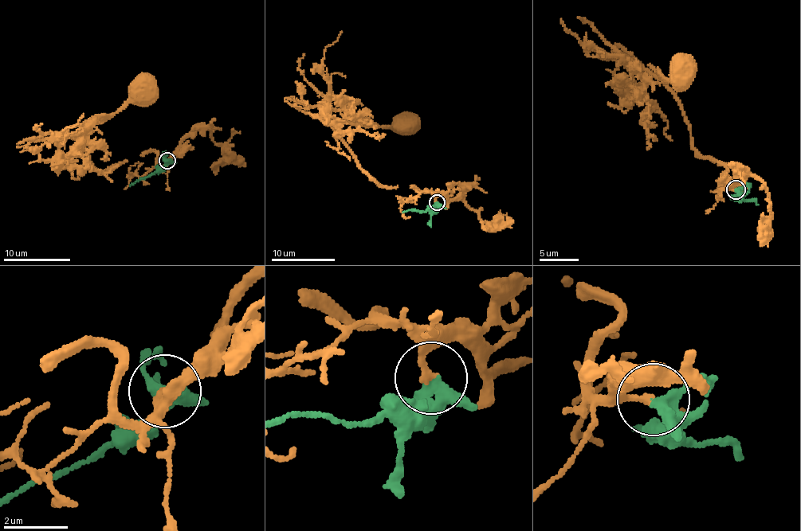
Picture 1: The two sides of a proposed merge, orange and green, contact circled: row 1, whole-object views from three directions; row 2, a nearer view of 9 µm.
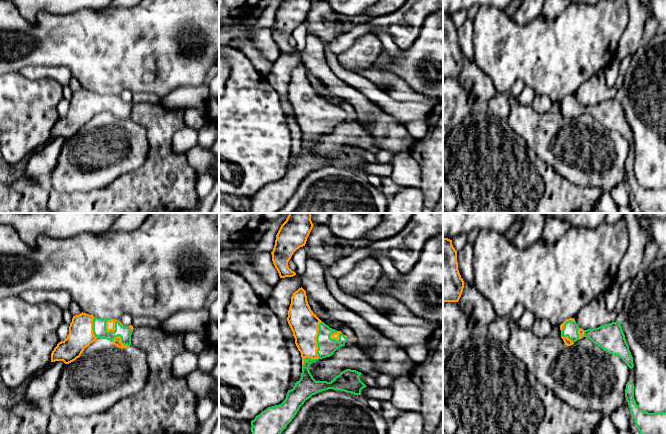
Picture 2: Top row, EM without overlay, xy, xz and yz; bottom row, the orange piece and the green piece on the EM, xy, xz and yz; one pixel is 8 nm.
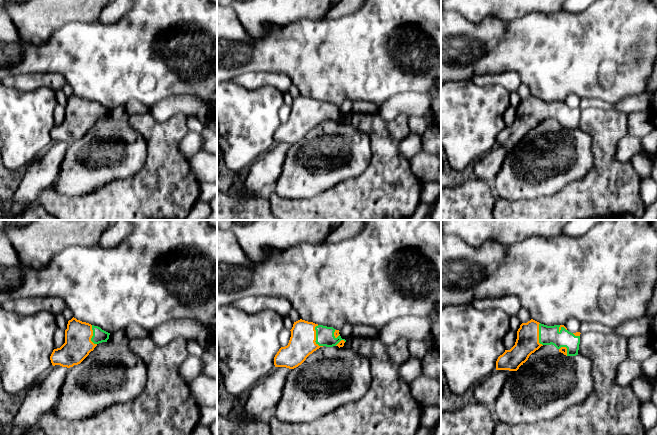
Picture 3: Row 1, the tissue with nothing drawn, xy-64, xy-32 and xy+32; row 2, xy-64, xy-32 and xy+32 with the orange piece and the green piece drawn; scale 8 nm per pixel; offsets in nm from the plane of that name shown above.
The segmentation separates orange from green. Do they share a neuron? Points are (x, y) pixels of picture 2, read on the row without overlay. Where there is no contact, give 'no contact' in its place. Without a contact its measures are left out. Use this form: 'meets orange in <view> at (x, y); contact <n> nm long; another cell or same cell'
meets orange in xz at (317, 125); contact 400 nm long; same cell

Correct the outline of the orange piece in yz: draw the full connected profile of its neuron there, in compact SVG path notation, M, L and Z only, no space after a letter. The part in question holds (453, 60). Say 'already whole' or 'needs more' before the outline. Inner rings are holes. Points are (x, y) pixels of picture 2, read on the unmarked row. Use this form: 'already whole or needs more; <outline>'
already whole; M443 14L443 79L458 78L464 57L458 46L457 27L452 16Z

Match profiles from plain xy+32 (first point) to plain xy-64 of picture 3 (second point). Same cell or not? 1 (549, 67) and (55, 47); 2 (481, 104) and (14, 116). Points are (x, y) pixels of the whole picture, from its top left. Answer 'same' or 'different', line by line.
1: same
2: same

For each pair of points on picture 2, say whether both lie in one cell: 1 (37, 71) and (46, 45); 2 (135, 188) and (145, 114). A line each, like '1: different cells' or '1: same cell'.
1: different cells
2: same cell

